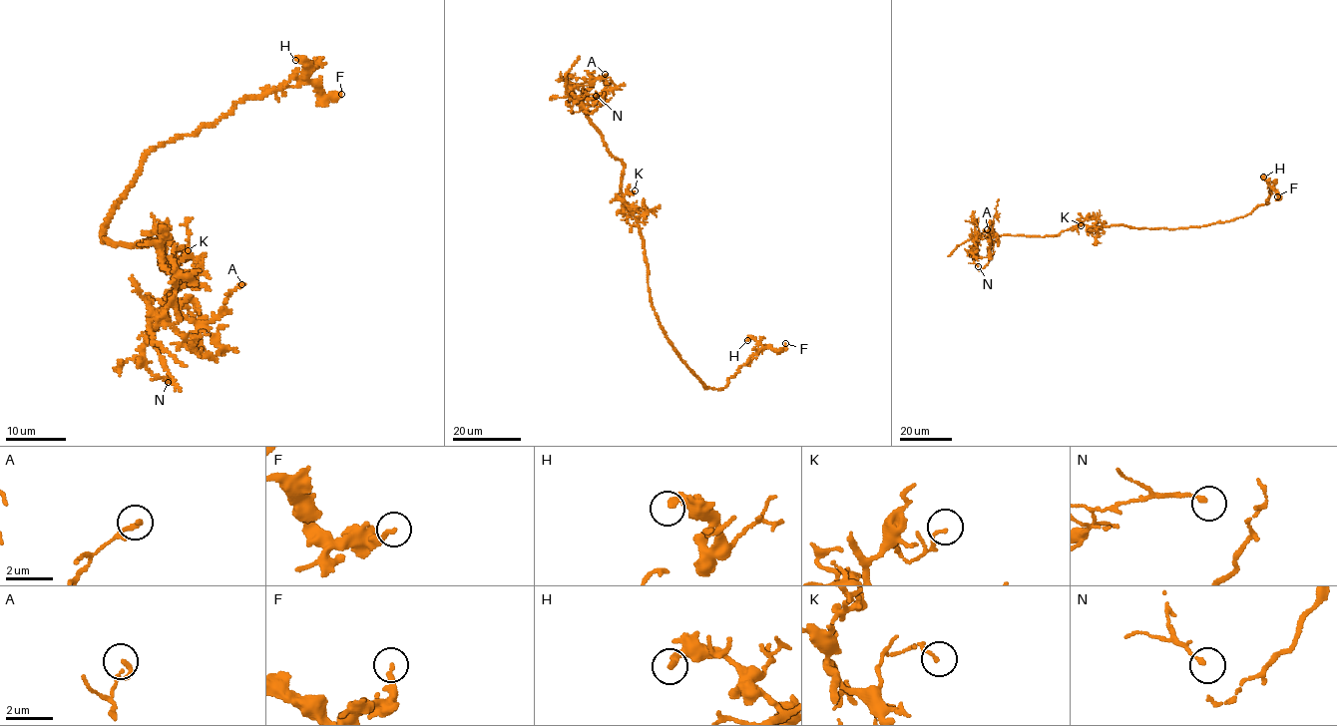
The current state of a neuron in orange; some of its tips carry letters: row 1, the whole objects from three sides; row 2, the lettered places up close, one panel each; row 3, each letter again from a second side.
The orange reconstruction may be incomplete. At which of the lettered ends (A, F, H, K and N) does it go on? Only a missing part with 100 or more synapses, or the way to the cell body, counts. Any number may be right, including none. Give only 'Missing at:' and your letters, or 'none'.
Missing at: none

